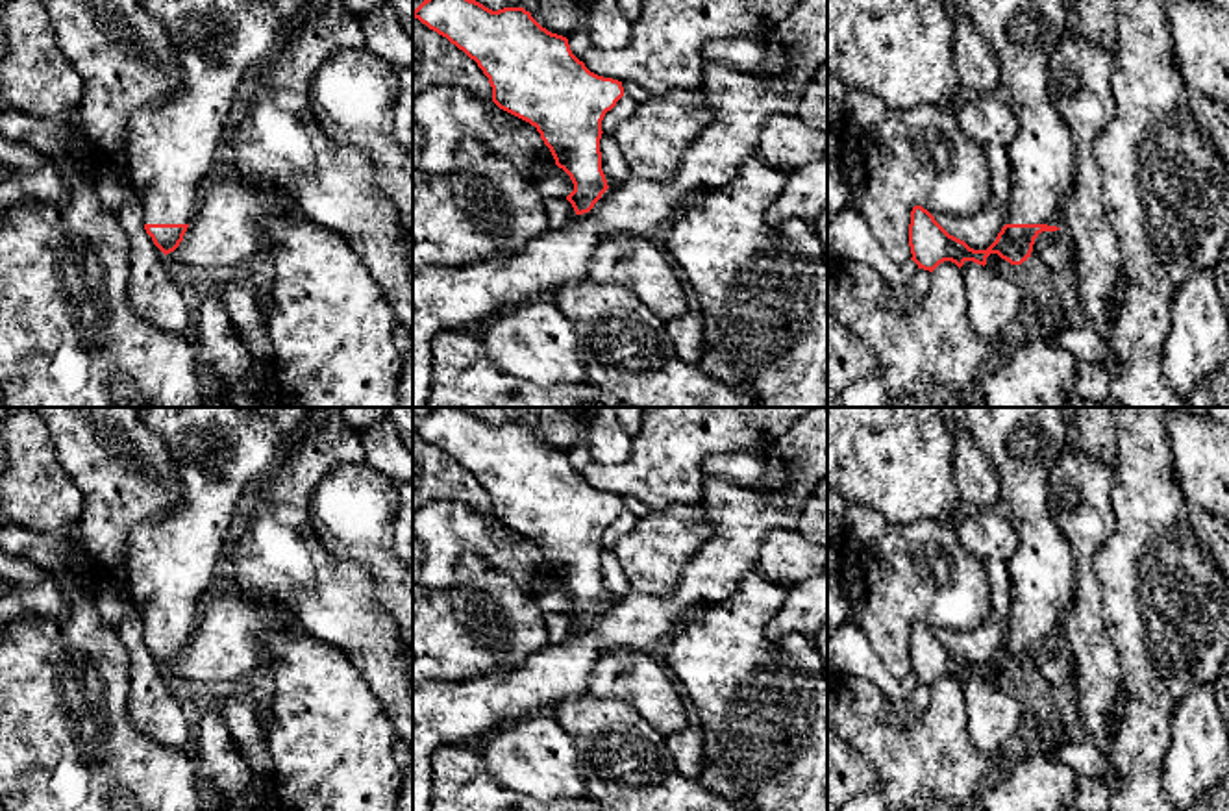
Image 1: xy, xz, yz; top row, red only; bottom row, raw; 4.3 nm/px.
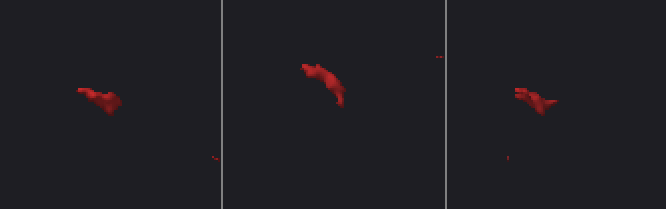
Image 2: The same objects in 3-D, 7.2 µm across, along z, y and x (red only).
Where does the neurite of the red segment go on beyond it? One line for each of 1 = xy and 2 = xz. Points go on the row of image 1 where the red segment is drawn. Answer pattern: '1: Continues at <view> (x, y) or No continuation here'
1: Continues at xy (171, 147)
2: No continuation here

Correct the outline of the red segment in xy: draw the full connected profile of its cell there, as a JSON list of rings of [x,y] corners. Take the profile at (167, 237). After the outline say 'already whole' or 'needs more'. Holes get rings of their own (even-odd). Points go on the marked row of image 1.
[[[141,0],[157,19],[181,65],[181,87],[165,104],[131,111],[126,133],[126,178],[143,204],[144,230],[167,256],[196,218],[202,189],[213,174],[226,119],[252,72],[267,61],[309,0]]]; needs more

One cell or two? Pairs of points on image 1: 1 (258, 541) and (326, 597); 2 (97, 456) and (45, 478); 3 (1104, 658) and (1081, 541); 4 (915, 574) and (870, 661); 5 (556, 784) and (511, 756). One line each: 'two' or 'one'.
1: one
2: two
3: one
4: two
5: one

